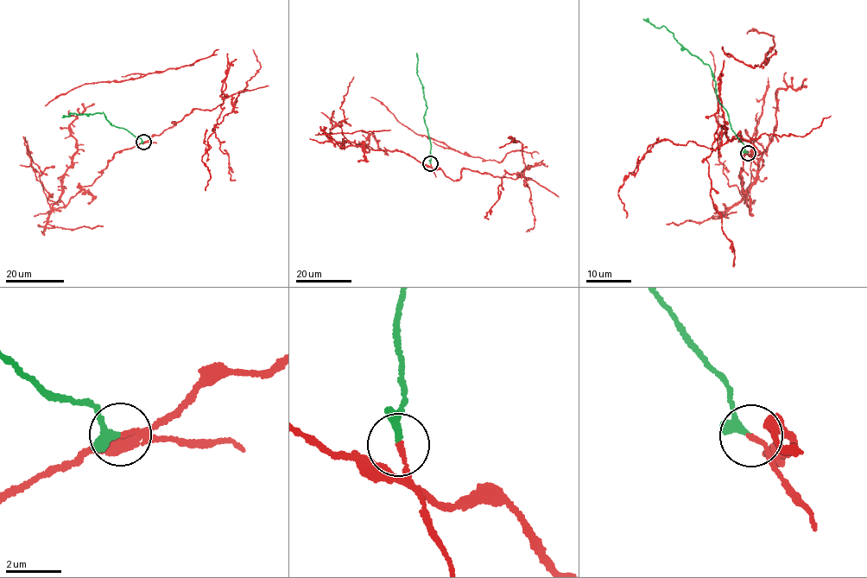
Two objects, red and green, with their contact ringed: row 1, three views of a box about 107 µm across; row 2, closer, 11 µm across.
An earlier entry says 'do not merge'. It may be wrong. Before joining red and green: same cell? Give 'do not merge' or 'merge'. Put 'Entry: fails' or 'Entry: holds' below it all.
do not merge
Entry: holds

